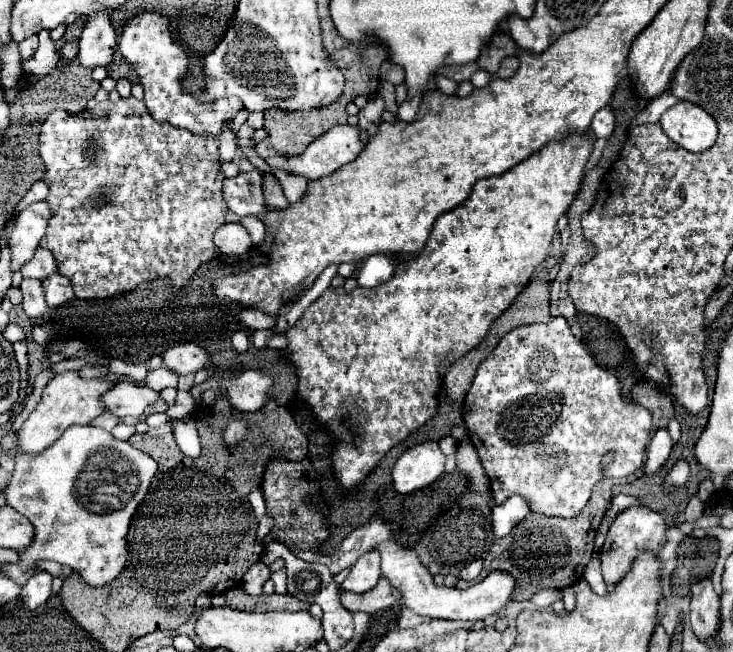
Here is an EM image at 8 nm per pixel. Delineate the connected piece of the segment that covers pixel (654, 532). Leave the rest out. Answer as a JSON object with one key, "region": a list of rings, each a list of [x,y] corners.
{"region":[[[628,507],[626,511],[622,511],[614,519],[614,523],[610,525],[606,543],[604,543],[602,551],[600,551],[602,575],[604,575],[606,585],[608,587],[616,585],[626,575],[626,569],[632,567],[632,561],[640,551],[658,553],[662,549],[662,545],[664,545],[664,533],[666,533],[666,523],[664,523],[664,517],[660,513],[654,513],[648,507]]]}

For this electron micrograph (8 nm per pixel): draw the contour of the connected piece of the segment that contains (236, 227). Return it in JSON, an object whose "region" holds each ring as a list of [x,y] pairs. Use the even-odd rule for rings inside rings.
{"region":[[[228,221],[220,225],[214,235],[214,243],[224,255],[242,255],[252,247],[252,239],[240,221]]]}

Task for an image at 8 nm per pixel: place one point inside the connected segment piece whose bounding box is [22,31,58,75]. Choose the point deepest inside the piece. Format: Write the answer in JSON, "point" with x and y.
{"point":[44,60]}

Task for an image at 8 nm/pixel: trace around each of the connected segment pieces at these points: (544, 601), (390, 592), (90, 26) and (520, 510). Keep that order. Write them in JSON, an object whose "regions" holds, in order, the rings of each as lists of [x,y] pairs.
{"regions":[[[[540,591],[532,597],[532,603],[542,609],[542,607],[550,607],[556,599],[562,599],[562,593],[560,591]]],[[[380,577],[378,585],[374,589],[370,589],[368,593],[356,595],[356,593],[344,591],[342,593],[342,605],[352,613],[364,611],[364,613],[373,615],[393,607],[400,598],[400,593],[384,577]]],[[[100,11],[98,15],[88,15],[88,23],[80,37],[78,61],[84,67],[106,67],[112,63],[112,55],[116,51],[116,33],[110,25],[108,11]]],[[[512,495],[504,503],[494,505],[492,509],[492,527],[496,537],[504,537],[516,527],[528,513],[530,513],[530,503],[522,495]]]]}

